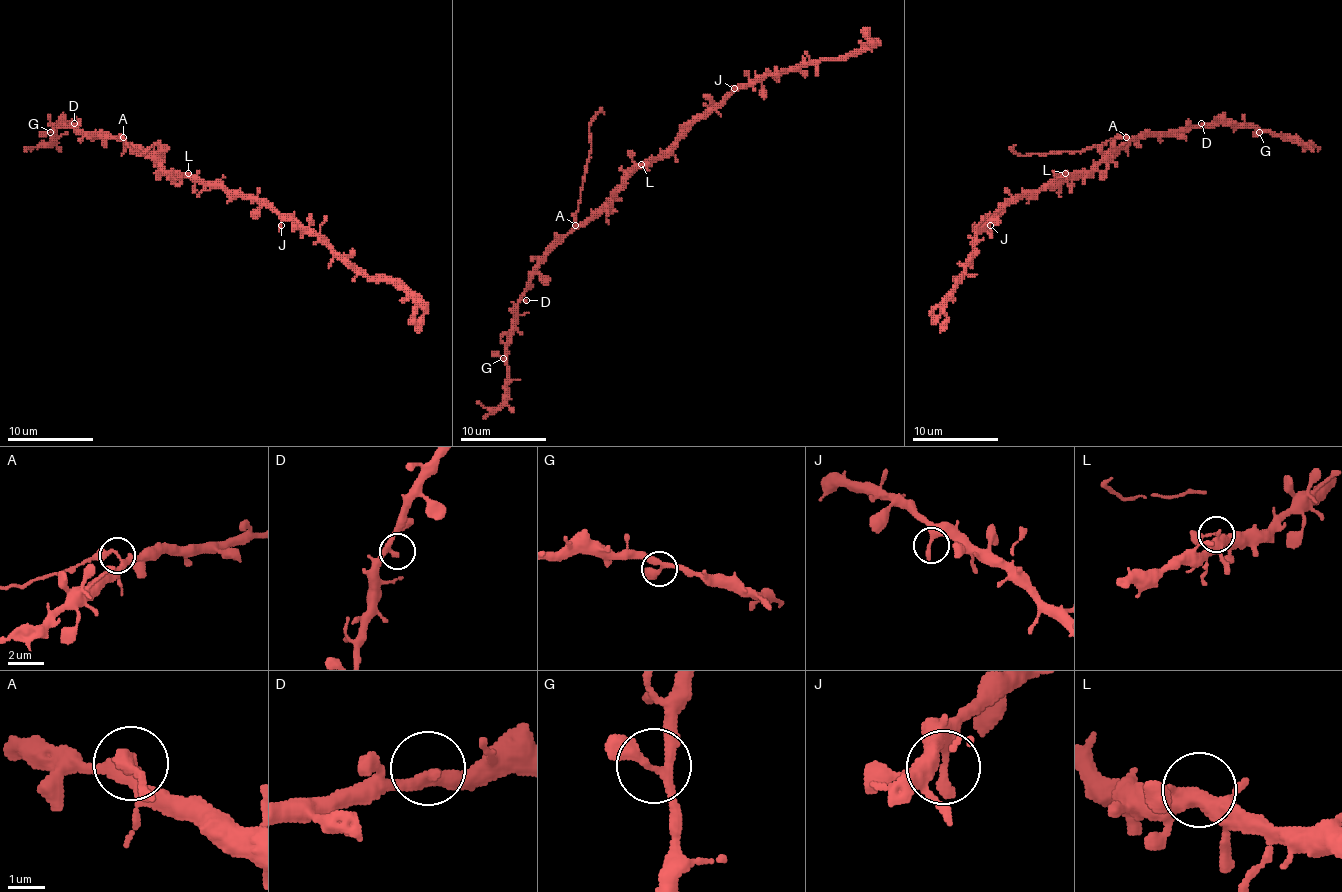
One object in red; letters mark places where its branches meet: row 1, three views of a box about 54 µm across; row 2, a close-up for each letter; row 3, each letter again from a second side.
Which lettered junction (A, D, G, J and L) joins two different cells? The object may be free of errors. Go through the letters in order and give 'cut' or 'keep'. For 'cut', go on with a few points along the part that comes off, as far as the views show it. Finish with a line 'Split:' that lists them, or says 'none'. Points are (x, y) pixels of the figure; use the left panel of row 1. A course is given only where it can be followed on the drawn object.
A: cut | (123, 136), (139, 156), (152, 145)
D: keep
G: keep
J: keep
L: keep
Split: A

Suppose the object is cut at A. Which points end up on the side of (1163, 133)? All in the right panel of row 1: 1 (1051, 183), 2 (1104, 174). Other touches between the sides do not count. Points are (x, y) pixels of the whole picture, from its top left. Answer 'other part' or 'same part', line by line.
1: same part
2: same part

